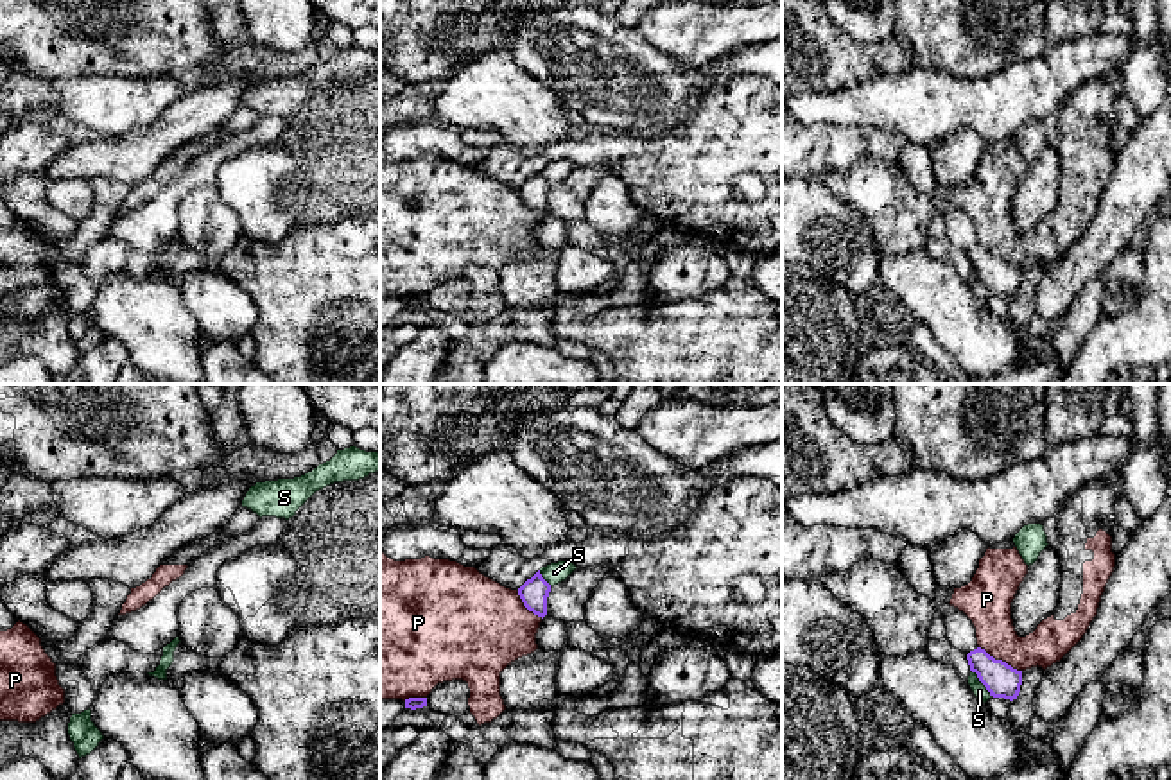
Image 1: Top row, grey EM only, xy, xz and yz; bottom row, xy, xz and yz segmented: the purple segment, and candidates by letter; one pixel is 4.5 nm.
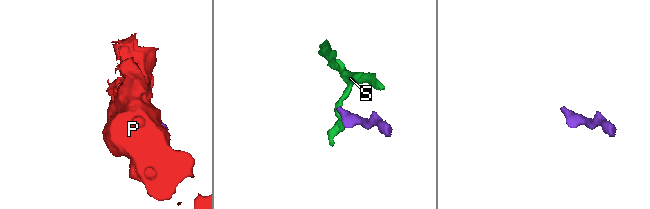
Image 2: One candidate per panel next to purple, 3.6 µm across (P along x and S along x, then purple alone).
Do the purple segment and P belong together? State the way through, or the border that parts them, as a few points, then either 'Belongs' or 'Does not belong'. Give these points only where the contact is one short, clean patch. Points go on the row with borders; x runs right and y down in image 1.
Does not belong

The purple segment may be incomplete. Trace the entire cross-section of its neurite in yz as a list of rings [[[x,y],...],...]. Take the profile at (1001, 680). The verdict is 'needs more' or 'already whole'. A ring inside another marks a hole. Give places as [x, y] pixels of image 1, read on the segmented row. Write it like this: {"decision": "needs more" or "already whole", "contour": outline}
{"decision": "needs more", "contour": [[[940,606],[947,628],[945,638],[952,647],[967,654],[970,671],[977,674],[990,696],[1017,699],[1022,685],[1022,671],[1013,669],[1002,660],[995,660],[977,646],[972,620],[958,608]]]}

